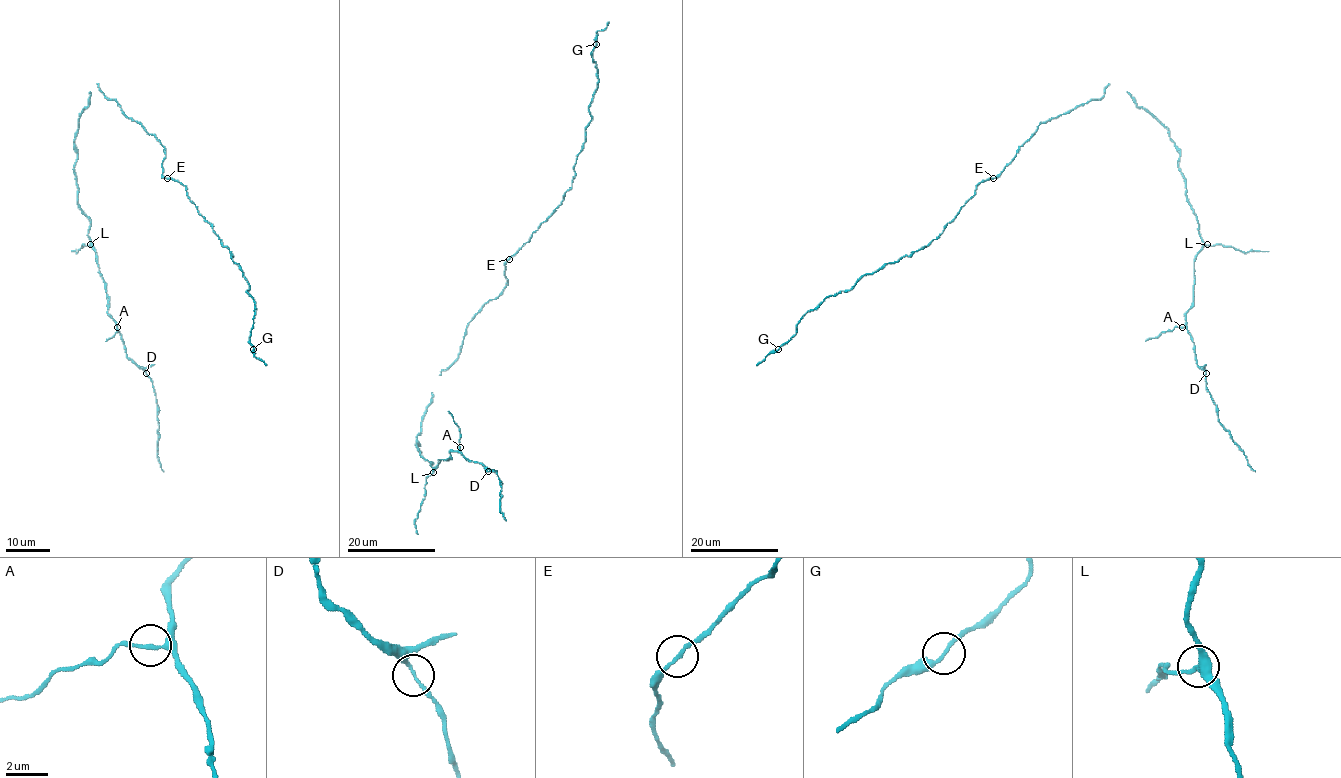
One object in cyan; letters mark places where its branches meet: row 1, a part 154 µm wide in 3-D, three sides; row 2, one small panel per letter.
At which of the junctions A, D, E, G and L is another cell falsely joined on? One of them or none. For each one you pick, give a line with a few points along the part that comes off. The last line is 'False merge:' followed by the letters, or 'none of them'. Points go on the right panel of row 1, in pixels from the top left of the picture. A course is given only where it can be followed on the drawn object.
False merge: none of them

